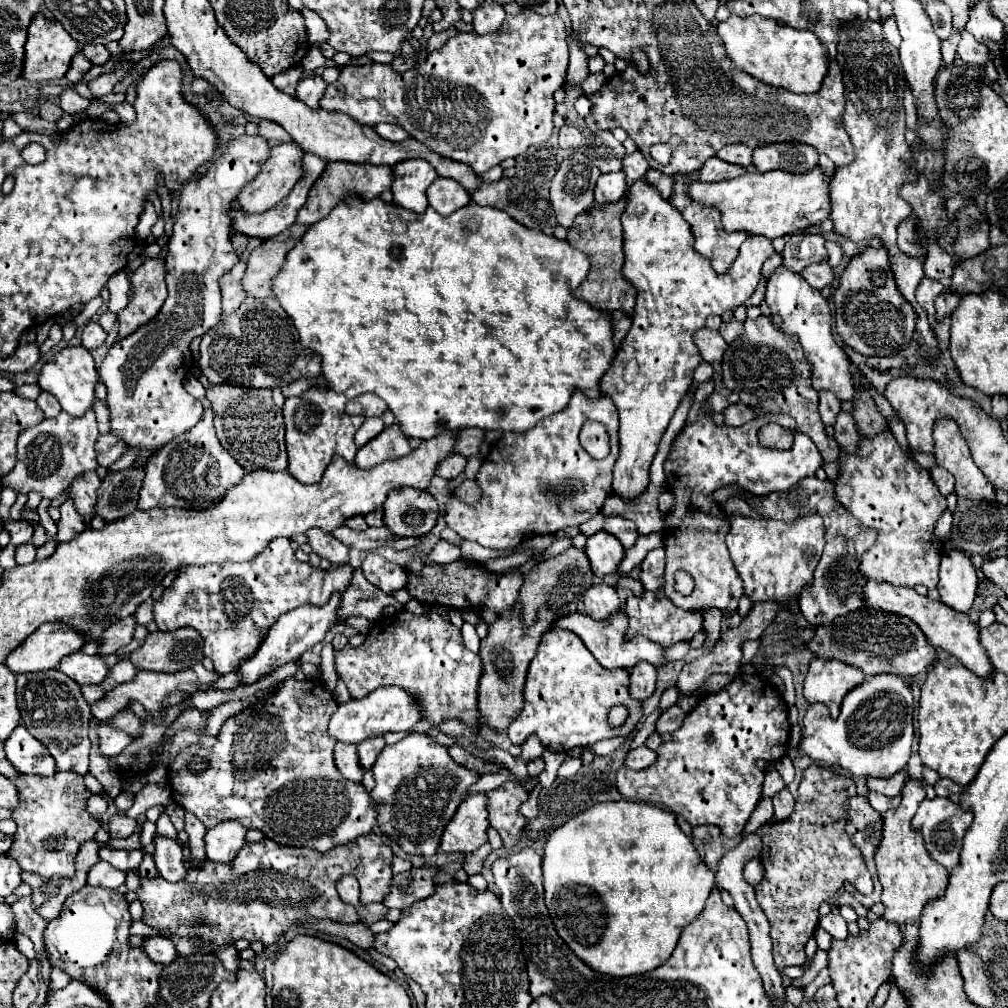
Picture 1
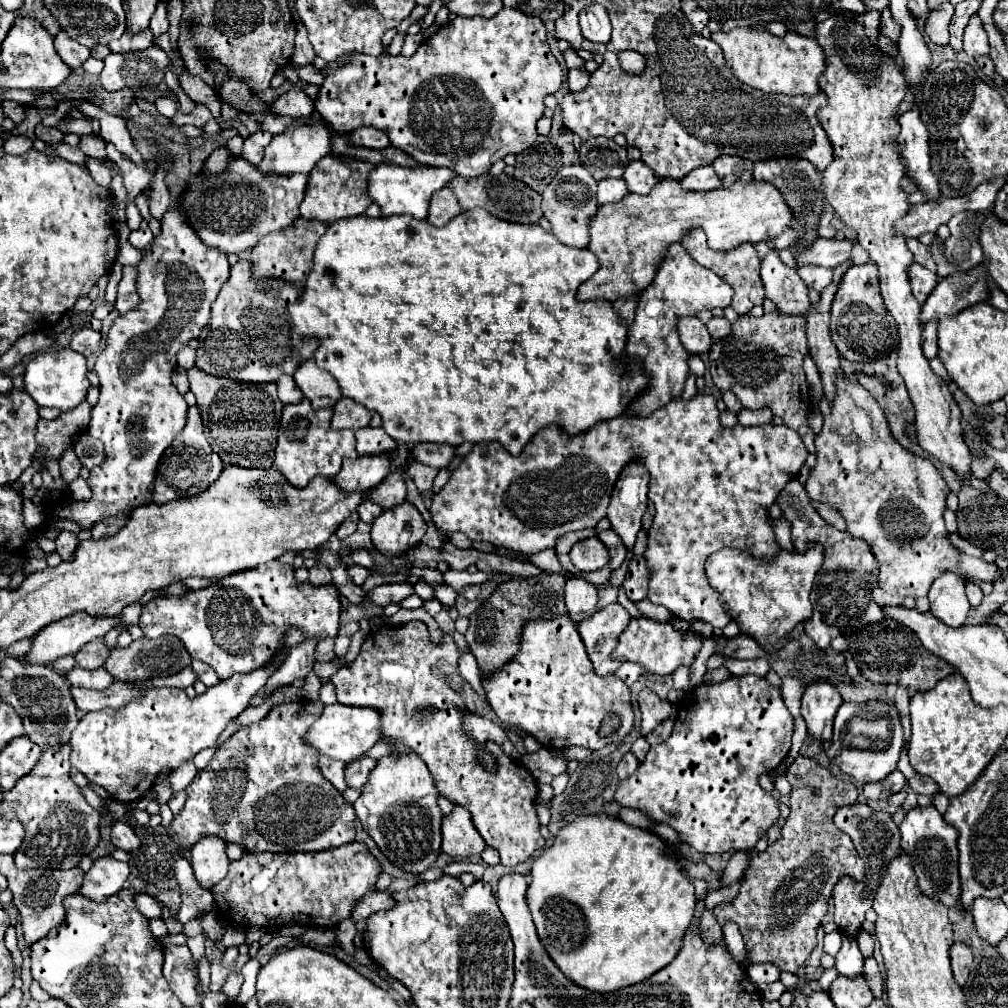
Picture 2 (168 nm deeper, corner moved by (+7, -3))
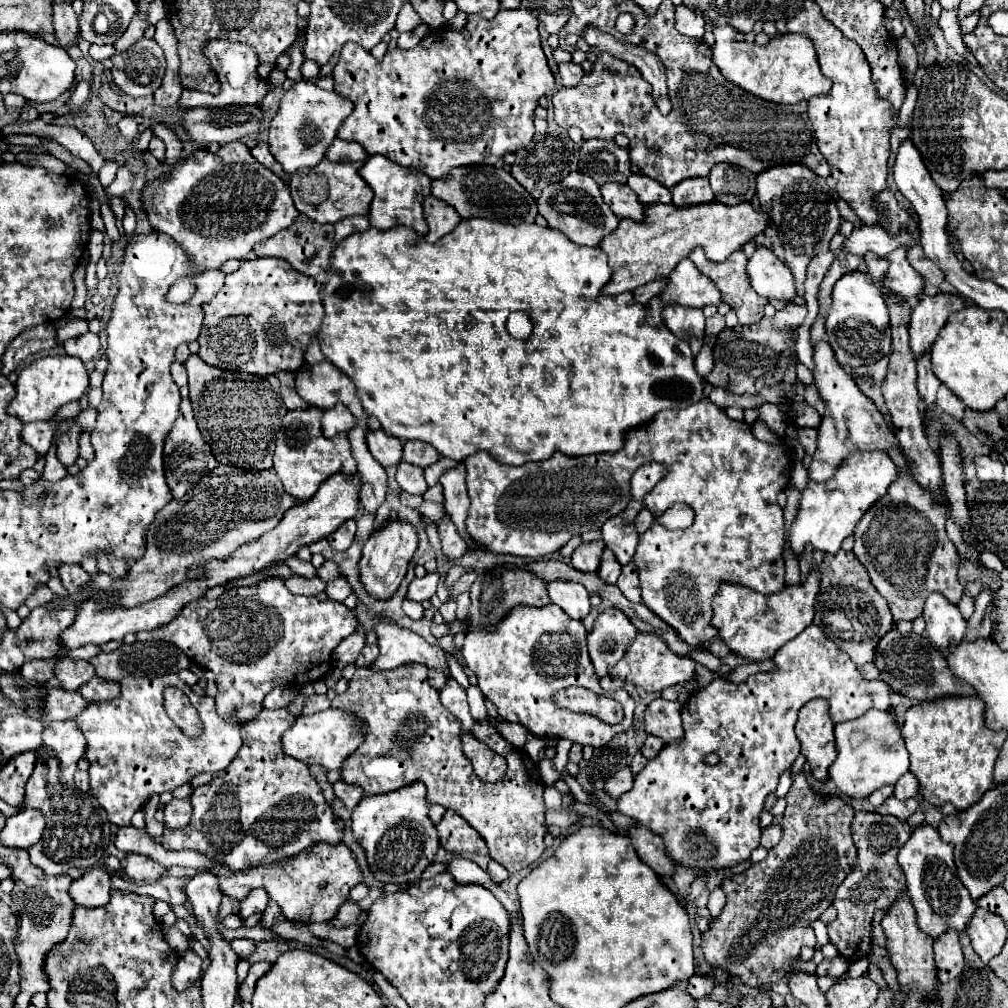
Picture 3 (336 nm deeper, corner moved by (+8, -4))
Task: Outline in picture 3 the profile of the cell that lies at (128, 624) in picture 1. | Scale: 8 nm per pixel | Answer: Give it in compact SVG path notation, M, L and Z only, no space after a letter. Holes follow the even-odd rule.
M57 656L55 660L55 676L61 688L77 690L77 686L89 682L95 676L95 668L89 660L75 660L69 656Z

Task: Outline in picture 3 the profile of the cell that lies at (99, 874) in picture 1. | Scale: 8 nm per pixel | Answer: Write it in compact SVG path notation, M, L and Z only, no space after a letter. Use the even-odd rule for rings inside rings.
M105 866L87 870L79 880L73 880L69 896L75 904L85 908L105 906L111 900L111 872Z

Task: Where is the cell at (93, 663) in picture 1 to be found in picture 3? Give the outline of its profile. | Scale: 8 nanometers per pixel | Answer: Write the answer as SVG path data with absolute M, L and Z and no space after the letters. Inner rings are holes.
M95 676L91 682L81 686L79 692L89 702L103 702L103 700L109 700L109 698L117 698L119 682L109 682L109 680L103 680L103 678Z

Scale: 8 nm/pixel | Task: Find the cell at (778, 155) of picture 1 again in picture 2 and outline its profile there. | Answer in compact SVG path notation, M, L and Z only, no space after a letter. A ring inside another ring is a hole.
M774 159L774 161L754 163L754 179L772 183L782 193L792 215L796 215L792 221L792 227L798 227L798 241L794 243L794 247L780 251L780 259L788 267L798 269L794 253L798 253L798 249L806 249L806 245L812 245L820 237L818 235L818 223L820 223L820 217L826 209L826 199L822 195L822 173L810 161L804 161L804 159Z

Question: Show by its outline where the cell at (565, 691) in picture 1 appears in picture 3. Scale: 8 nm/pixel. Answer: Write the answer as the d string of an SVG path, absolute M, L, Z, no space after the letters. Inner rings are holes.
M547 604L545 608L519 606L517 610L513 610L513 614L509 614L509 618L505 618L505 622L501 622L501 626L497 626L497 630L471 630L471 632L467 632L461 654L467 662L467 666L475 672L477 686L481 688L483 696L495 704L501 718L505 718L509 722L519 722L525 728L529 728L531 734L537 734L541 738L563 738L563 740L571 740L571 742L581 744L581 746L589 744L593 748L599 748L599 746L607 744L613 736L617 736L619 732L625 732L631 726L635 702L625 690L617 690L615 700L623 706L623 712L625 712L625 718L619 724L607 724L593 714L569 712L565 708L559 708L553 702L553 696L559 690L565 690L569 686L583 686L583 688L593 690L595 694L603 694L603 690L599 692L599 678L595 676L593 664L591 664L589 654L587 654L585 636L587 636L587 630L581 624L581 620L569 618L559 606L553 606L553 604Z

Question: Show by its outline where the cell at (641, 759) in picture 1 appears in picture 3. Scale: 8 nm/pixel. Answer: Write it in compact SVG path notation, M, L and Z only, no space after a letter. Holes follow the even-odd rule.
M621 768L619 772L613 774L613 778L609 778L609 782L605 784L605 790L609 792L611 798L617 798L621 794L625 794L627 790L631 790L633 786L633 774L631 774L631 768Z

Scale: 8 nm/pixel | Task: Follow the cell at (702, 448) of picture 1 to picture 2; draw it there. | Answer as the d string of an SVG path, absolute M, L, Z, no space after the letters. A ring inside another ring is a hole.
M700 393L686 403L684 399L670 401L646 417L626 419L622 415L602 421L578 437L566 437L556 425L550 425L550 429L544 427L518 457L510 457L510 453L506 453L506 449L496 441L478 443L462 459L446 487L434 495L430 513L434 525L446 537L454 531L462 531L472 541L488 541L530 555L554 547L564 533L596 527L596 523L606 517L606 507L618 481L618 473L628 463L638 461L650 473L650 501L656 507L656 517L648 531L648 545L644 551L650 569L648 601L664 605L684 621L704 621L714 629L722 629L730 623L730 617L722 609L718 593L708 583L704 563L710 553L724 547L746 549L756 559L774 559L776 553L780 553L768 507L776 501L784 485L798 477L806 455L808 451L802 445L800 435L782 423L768 423L762 427L722 427L718 421L716 399Z

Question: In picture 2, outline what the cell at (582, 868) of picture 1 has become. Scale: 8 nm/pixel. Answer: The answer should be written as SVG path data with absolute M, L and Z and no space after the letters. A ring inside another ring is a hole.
M584 815L562 827L552 847L534 859L526 901L538 939L562 973L594 993L612 993L646 981L664 969L682 949L682 937L692 921L696 897L676 861L666 861L664 841L654 833L626 825L608 815Z

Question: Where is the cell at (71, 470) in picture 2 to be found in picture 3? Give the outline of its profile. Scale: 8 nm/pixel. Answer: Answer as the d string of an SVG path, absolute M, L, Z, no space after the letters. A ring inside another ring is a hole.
M73 422L69 426L69 430L57 440L57 458L59 458L59 462L65 468L71 466L71 464L75 464L77 458L79 458L79 444L77 444L79 442L79 434L81 434L81 430Z

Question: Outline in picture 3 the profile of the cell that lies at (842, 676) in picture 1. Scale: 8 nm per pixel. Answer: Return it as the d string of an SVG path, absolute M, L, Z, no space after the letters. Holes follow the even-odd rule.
M815 698L799 710L795 734L801 742L801 754L811 764L813 776L817 780L825 780L829 764L833 764L833 758L837 758L833 720L825 698Z

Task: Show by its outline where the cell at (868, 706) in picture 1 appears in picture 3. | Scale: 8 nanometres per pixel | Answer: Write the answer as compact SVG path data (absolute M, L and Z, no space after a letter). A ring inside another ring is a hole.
M869 710L857 720L835 724L837 760L829 766L829 778L835 782L839 792L851 798L867 798L873 790L895 784L901 774L909 770L909 754L895 728L893 718L883 710Z

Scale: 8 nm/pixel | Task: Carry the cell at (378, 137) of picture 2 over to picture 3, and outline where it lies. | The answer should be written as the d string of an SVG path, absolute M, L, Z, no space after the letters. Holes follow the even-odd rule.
M341 138L333 140L325 156L333 162L363 162L369 158L367 150L359 142L345 142Z

